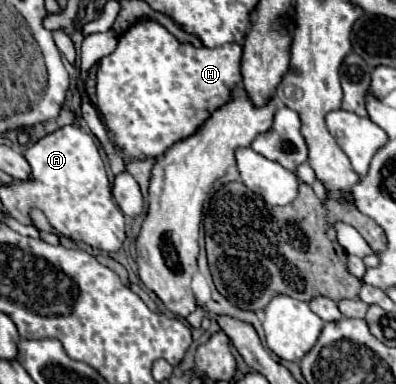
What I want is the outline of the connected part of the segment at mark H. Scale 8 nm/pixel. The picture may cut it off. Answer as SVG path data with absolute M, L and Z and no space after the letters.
M146 19L134 23L118 39L118 47L98 61L98 107L110 121L108 131L118 145L126 161L144 161L162 157L174 143L192 137L214 111L232 101L232 91L240 87L240 59L242 47L238 43L226 43L222 47L194 47L192 43L180 43L164 25Z

